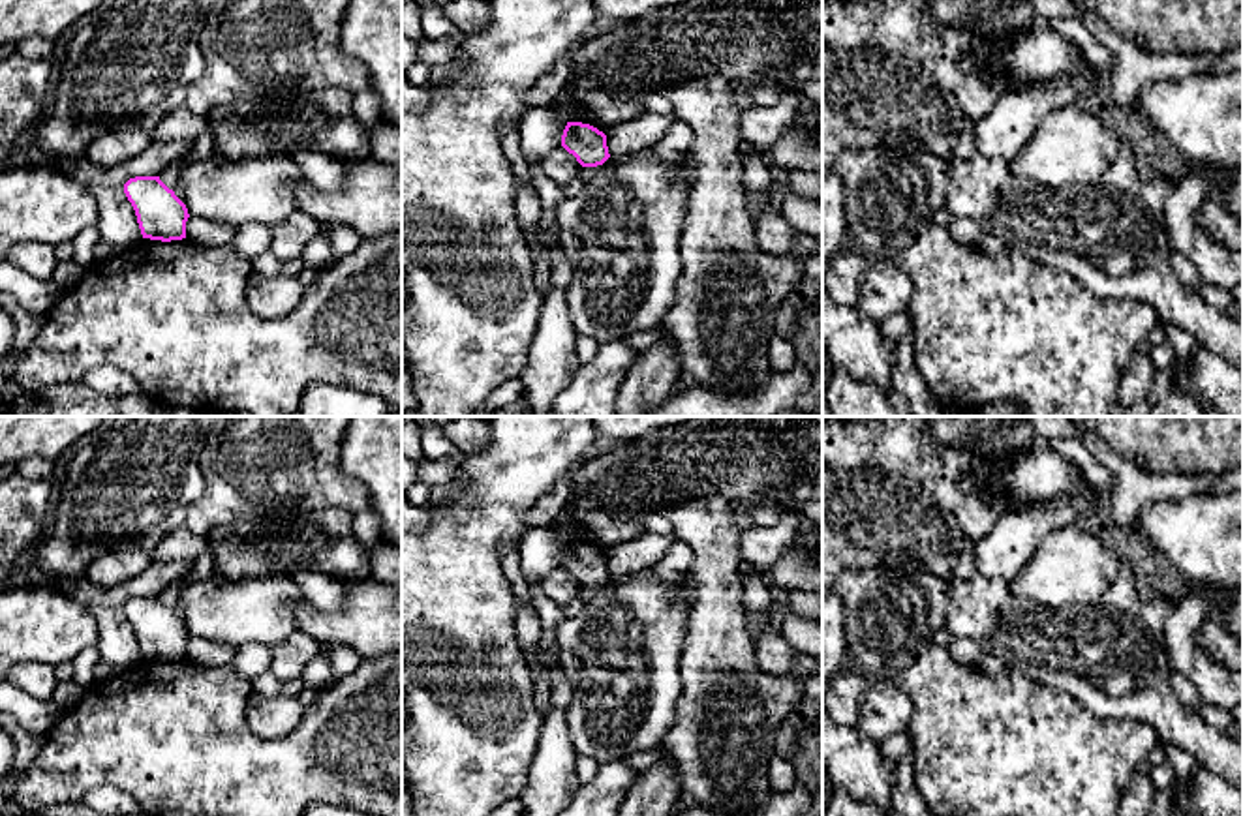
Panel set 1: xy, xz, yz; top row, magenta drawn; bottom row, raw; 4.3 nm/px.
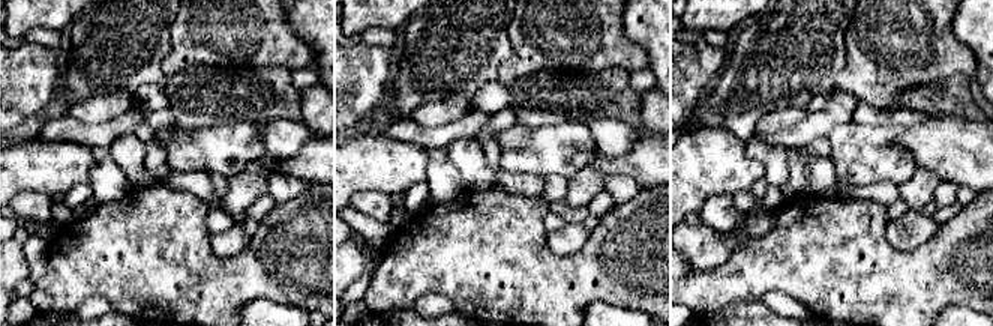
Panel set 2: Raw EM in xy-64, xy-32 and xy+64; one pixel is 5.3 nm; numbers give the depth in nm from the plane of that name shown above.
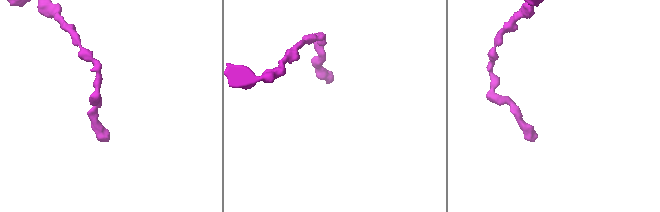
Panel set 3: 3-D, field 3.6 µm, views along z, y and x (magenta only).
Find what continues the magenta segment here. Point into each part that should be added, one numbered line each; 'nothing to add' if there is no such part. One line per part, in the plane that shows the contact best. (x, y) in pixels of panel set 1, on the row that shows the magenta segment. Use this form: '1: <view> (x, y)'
nothing to add

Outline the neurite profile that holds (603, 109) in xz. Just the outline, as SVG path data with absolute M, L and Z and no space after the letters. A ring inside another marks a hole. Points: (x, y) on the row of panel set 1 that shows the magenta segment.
M595 90L590 94L573 94L573 98L576 111L567 116L567 122L590 124L603 133L644 114L644 94L620 96L608 90Z

